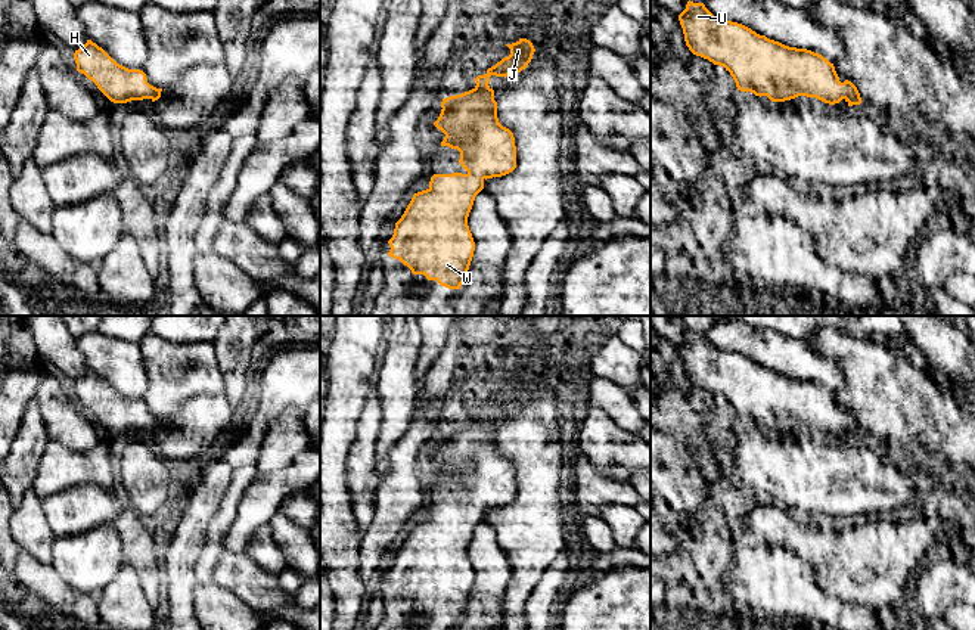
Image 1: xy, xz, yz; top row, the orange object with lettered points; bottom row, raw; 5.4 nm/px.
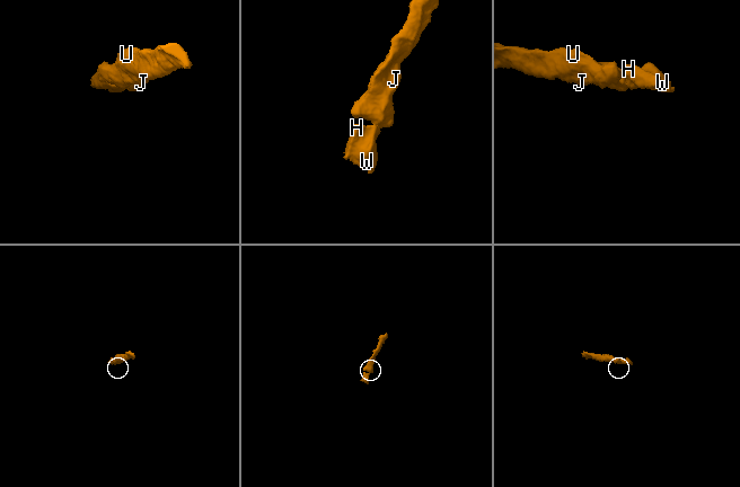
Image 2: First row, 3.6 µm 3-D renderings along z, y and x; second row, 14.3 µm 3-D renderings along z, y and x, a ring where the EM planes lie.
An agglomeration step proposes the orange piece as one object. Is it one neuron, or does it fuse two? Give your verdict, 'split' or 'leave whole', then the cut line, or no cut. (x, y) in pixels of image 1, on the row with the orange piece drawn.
leave whole; no cut

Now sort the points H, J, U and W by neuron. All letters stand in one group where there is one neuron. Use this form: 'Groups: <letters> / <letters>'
Groups: H J U W

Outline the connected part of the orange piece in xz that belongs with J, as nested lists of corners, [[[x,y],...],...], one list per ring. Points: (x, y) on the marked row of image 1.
[[[527,38],[506,46],[510,49],[510,55],[488,68],[484,75],[478,75],[472,90],[443,99],[441,114],[434,122],[445,134],[441,146],[457,149],[459,162],[468,173],[434,174],[429,187],[413,195],[388,240],[389,257],[400,260],[413,274],[423,274],[428,280],[437,280],[448,289],[460,289],[473,257],[475,242],[468,217],[475,196],[484,189],[487,179],[506,176],[516,168],[515,137],[499,122],[494,90],[488,83],[491,75],[506,78],[510,72],[525,69],[535,49]]]

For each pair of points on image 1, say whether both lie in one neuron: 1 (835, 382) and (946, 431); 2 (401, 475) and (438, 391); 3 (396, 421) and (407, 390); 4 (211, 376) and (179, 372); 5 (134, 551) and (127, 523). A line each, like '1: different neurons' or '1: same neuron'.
1: different neurons
2: same neuron
3: same neuron
4: same neuron
5: same neuron

